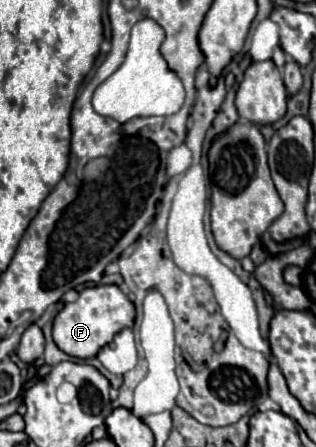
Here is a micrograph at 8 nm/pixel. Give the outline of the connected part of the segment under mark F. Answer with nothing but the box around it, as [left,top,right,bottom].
[53,284,135,360]

